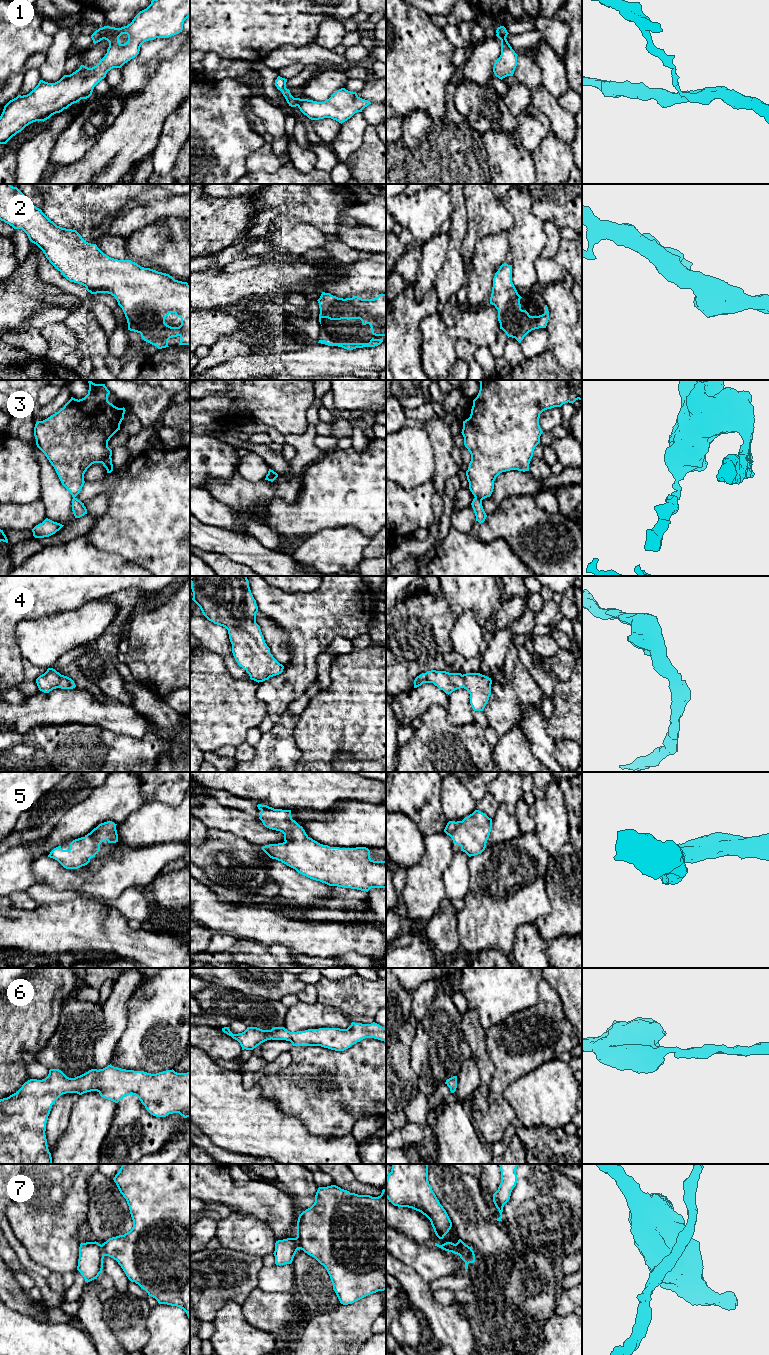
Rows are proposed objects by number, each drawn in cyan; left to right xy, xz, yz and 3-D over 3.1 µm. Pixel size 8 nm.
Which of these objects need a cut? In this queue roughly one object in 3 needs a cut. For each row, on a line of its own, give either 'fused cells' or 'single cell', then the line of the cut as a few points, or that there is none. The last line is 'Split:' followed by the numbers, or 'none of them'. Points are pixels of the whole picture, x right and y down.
1: fused cells; cut xy (99, 28), (103, 38)
2: single cell; cut none
3: fused cells; cut yz (475, 497), (481, 500)
4: single cell; cut none
5: single cell; cut none
6: single cell; cut none
7: fused cells; cut yz (469, 1247), (458, 1254)
Split: 1, 3, 7

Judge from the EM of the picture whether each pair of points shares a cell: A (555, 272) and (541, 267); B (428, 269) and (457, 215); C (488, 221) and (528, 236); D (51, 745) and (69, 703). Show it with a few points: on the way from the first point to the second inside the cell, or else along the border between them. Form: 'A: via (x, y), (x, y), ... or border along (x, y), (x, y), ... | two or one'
A: via (552, 272), (544, 267) | one
B: border along (447, 233), (448, 248), (445, 257) | two
C: border along (504, 206), (513, 219), (513, 225), (507, 231) | two
D: border along (62, 724), (40, 724), (37, 726) | two

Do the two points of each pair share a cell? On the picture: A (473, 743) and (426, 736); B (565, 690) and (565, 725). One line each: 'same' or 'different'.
A: same
B: same

